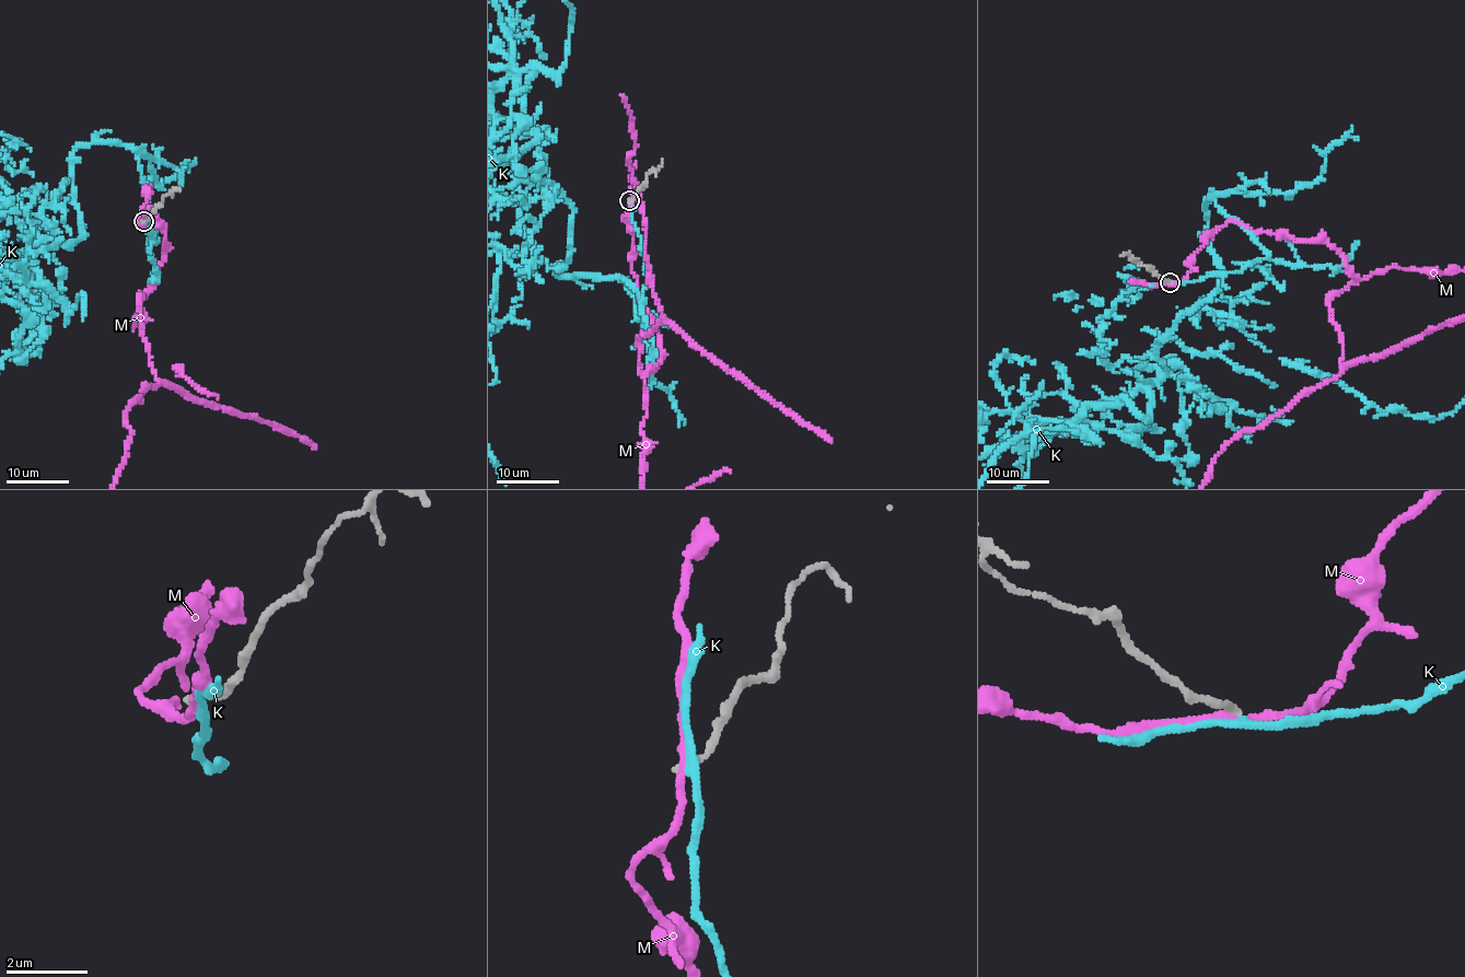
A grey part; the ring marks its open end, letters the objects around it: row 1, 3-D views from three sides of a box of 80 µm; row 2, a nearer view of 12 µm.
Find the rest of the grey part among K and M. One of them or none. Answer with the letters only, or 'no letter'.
no letter

